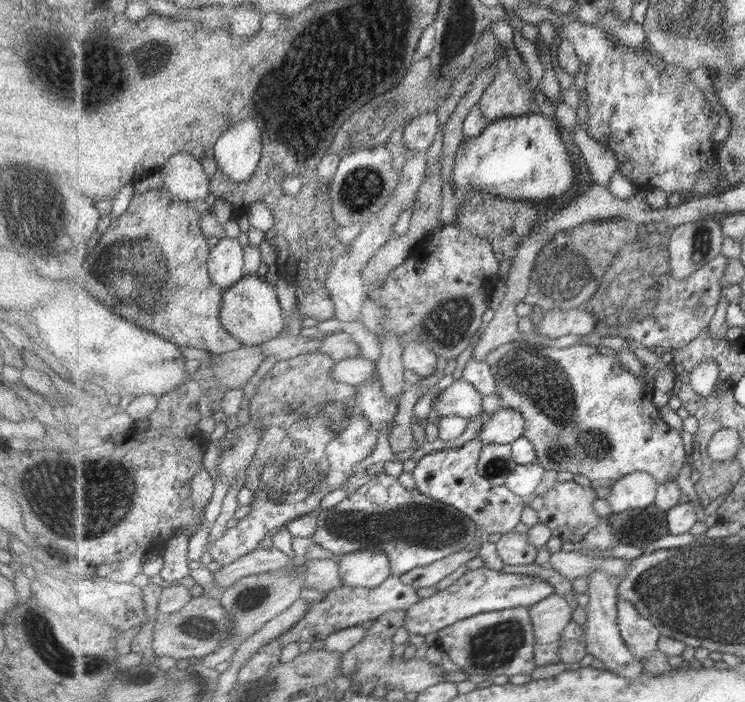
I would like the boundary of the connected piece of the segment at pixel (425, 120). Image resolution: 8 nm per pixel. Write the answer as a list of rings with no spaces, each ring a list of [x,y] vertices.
[[[437,112],[414,119],[404,127],[406,148],[415,152],[428,152],[434,146],[441,125]]]

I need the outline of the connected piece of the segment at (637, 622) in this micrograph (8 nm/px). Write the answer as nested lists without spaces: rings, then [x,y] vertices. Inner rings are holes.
[[[629,601],[618,602],[618,624],[622,638],[637,658],[646,658],[658,649],[662,634],[653,622],[643,618],[635,606]]]

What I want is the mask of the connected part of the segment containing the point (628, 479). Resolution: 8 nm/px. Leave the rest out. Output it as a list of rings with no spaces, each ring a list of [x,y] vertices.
[[[635,472],[620,478],[607,495],[611,512],[625,512],[655,504],[658,497],[658,480],[646,472]]]

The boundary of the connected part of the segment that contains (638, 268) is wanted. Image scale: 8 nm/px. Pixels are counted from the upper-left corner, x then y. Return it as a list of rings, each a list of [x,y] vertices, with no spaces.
[[[657,231],[648,234],[646,249],[636,240],[617,253],[603,285],[588,304],[588,310],[598,315],[595,334],[603,338],[610,335],[632,338],[648,349],[659,346],[662,352],[674,354],[699,338],[703,322],[687,310],[687,298],[683,298],[685,282],[671,274],[670,250],[663,239],[662,233]]]

